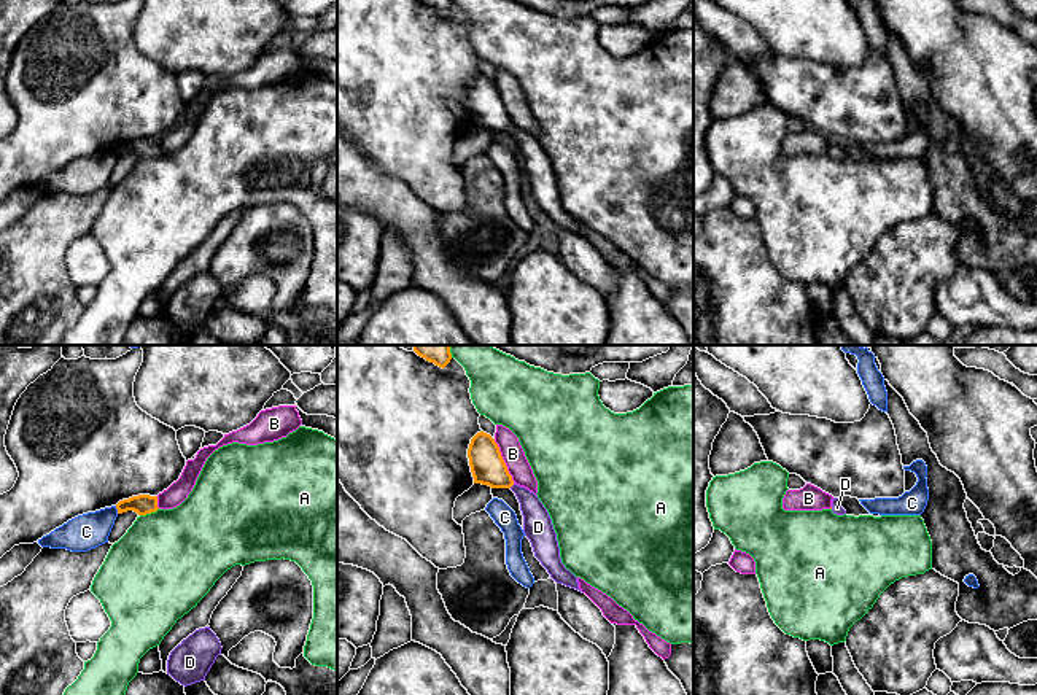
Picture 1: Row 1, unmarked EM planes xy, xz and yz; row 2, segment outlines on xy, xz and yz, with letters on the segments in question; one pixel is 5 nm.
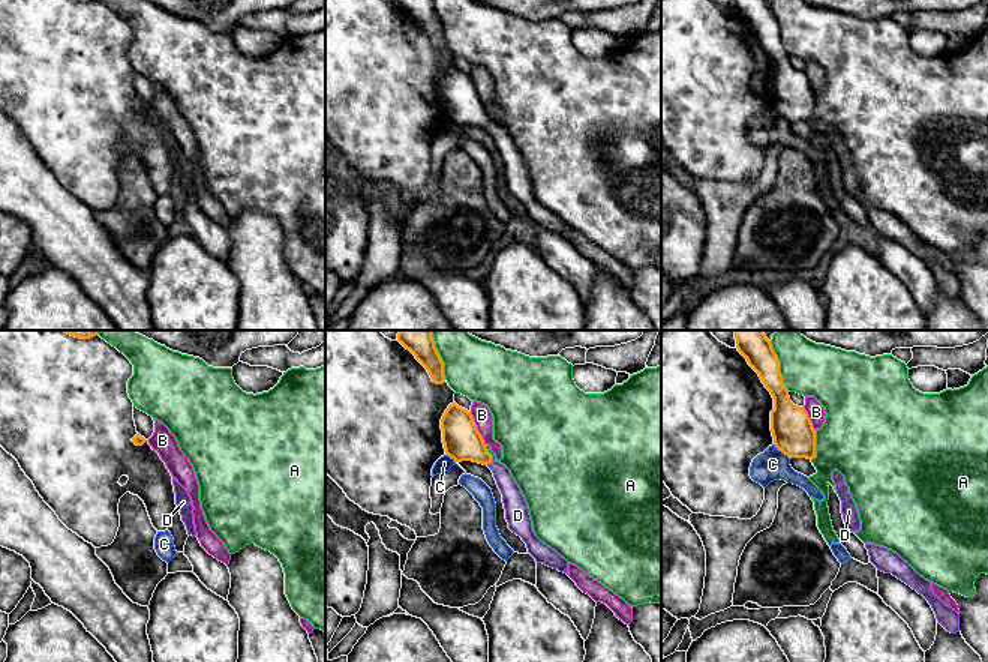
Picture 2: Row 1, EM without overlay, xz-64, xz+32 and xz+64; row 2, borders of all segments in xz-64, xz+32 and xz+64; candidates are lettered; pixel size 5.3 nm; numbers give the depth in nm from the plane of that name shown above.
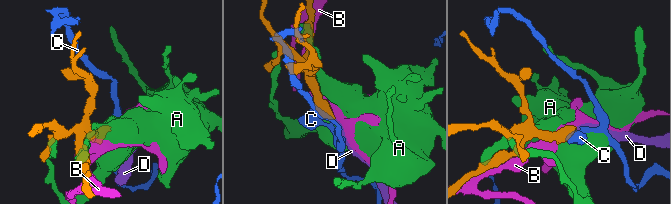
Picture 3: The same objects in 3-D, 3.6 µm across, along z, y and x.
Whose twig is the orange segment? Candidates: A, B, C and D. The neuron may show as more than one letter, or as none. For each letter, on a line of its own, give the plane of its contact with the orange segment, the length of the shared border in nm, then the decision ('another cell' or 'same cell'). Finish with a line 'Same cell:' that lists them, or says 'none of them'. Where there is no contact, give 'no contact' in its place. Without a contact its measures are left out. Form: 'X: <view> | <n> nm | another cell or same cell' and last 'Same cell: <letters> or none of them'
A: xy | 100 nm | another cell
B: xz | 240 nm | another cell
C: xy | 40 nm | another cell
D: xz | 40 nm | same cell
Same cell: D

